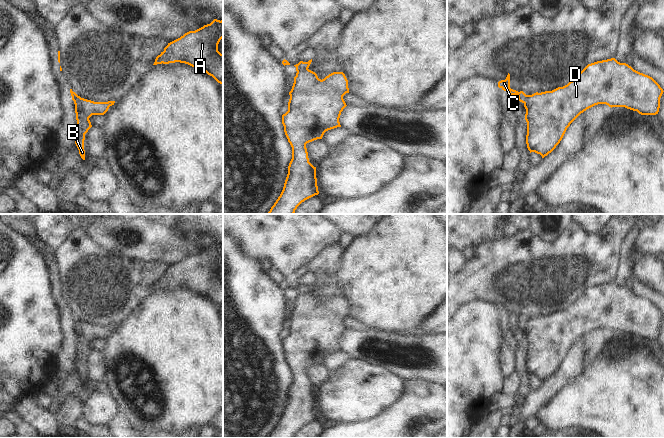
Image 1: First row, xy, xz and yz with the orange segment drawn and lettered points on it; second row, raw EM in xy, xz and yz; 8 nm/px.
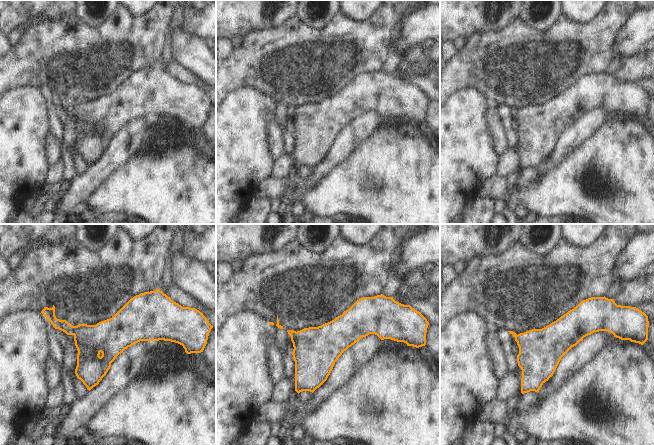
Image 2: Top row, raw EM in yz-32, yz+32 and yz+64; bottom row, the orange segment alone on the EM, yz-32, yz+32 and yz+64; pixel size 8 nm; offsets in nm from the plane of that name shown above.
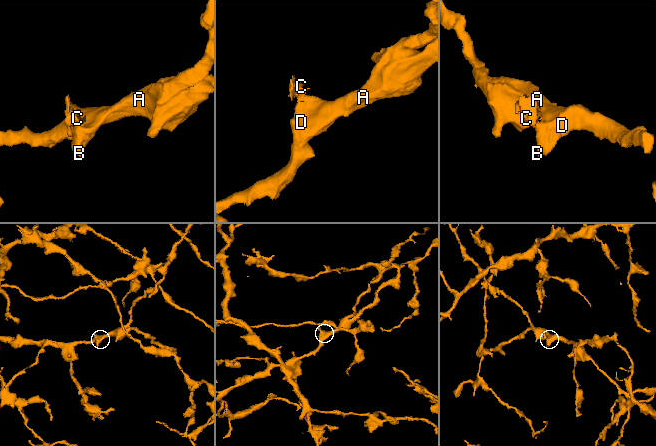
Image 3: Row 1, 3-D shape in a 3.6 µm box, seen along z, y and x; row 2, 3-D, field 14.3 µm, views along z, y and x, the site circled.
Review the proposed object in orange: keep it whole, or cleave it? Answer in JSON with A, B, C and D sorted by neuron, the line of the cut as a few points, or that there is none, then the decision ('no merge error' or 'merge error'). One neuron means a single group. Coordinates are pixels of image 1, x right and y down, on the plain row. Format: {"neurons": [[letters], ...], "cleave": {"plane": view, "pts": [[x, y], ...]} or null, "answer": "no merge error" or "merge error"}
{"neurons": [["A", "B", "D"], ["C"]], "cleave": {"plane": "xz", "pts": [[307, 292], [297, 296]]}, "answer": "merge error"}

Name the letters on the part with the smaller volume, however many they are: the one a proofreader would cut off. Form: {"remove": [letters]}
{"remove": ["C"]}

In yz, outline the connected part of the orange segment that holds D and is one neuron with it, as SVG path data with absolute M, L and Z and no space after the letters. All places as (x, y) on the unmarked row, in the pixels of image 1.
M615 282L597 285L588 288L572 305L563 311L552 315L545 315L537 319L530 319L524 326L526 333L525 344L527 346L526 368L528 374L540 378L542 382L551 377L562 364L570 348L584 335L598 329L606 328L609 331L625 331L637 335L641 339L656 339L660 332L660 322L663 313L650 300L634 294L626 287L620 287Z

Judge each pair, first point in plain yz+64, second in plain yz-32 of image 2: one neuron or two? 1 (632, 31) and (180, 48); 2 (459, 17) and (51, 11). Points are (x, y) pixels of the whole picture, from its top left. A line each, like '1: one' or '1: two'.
1: two
2: one

